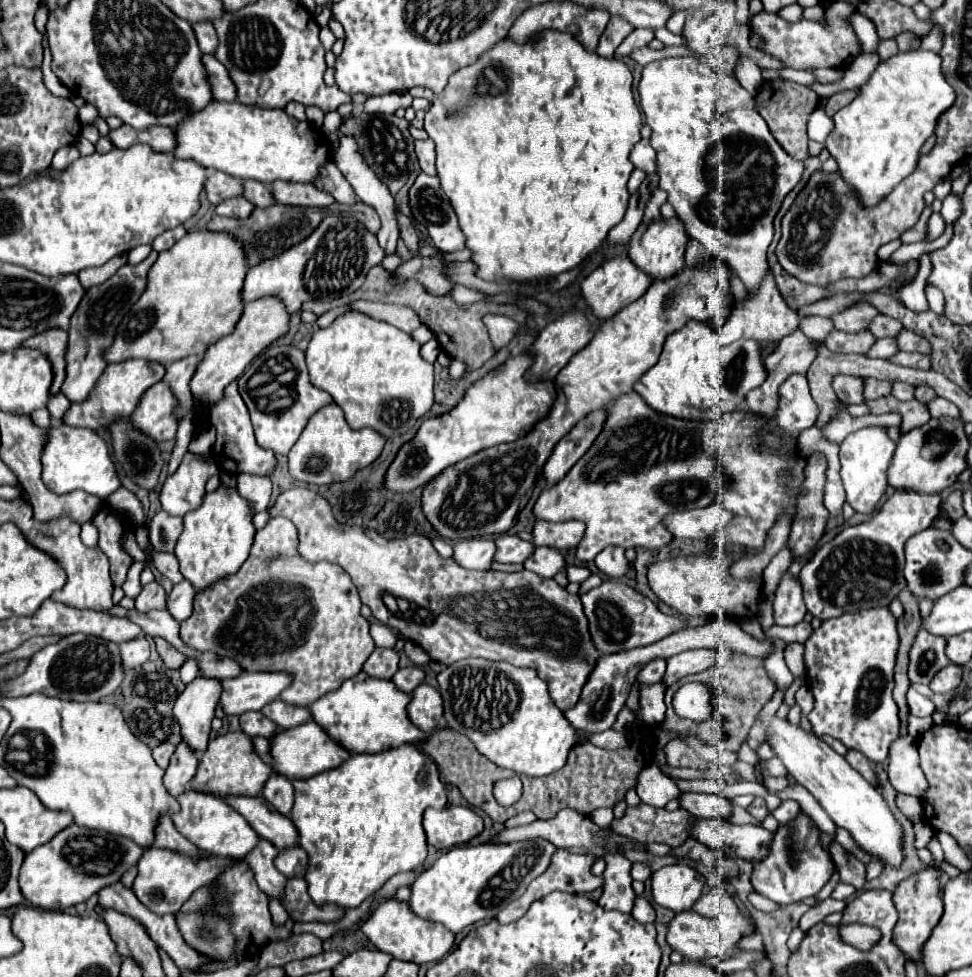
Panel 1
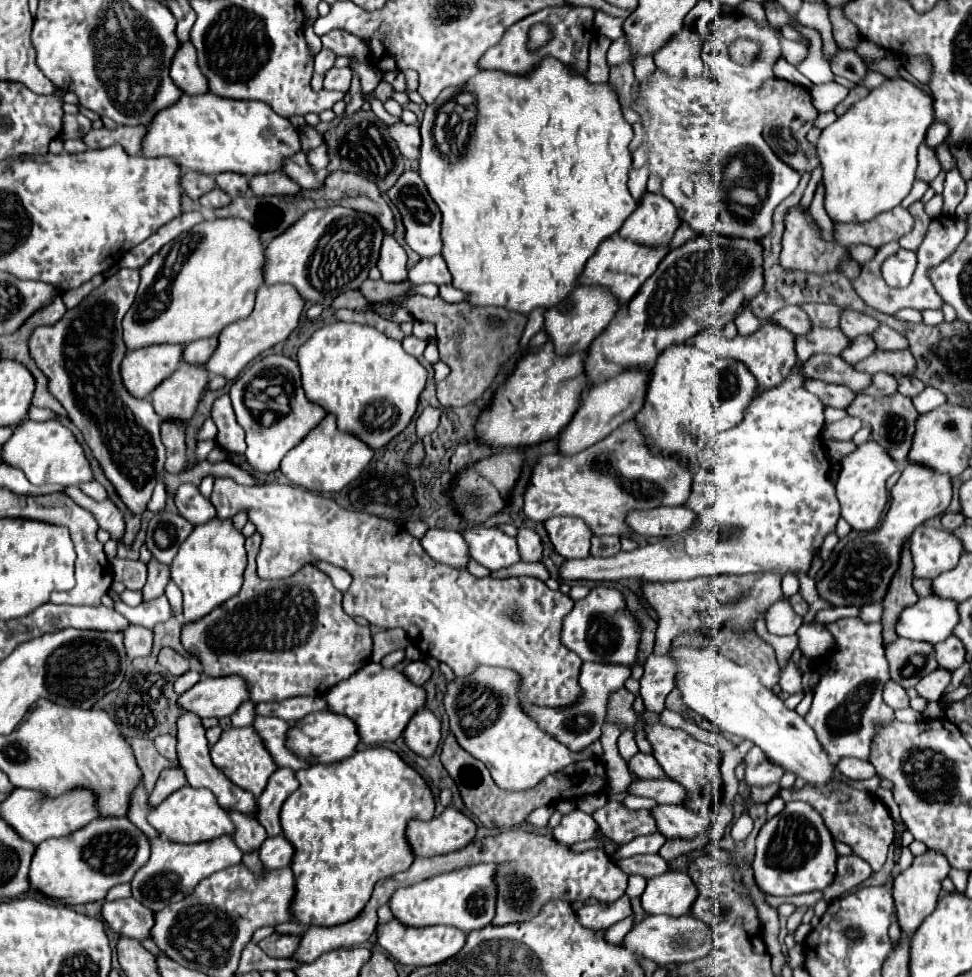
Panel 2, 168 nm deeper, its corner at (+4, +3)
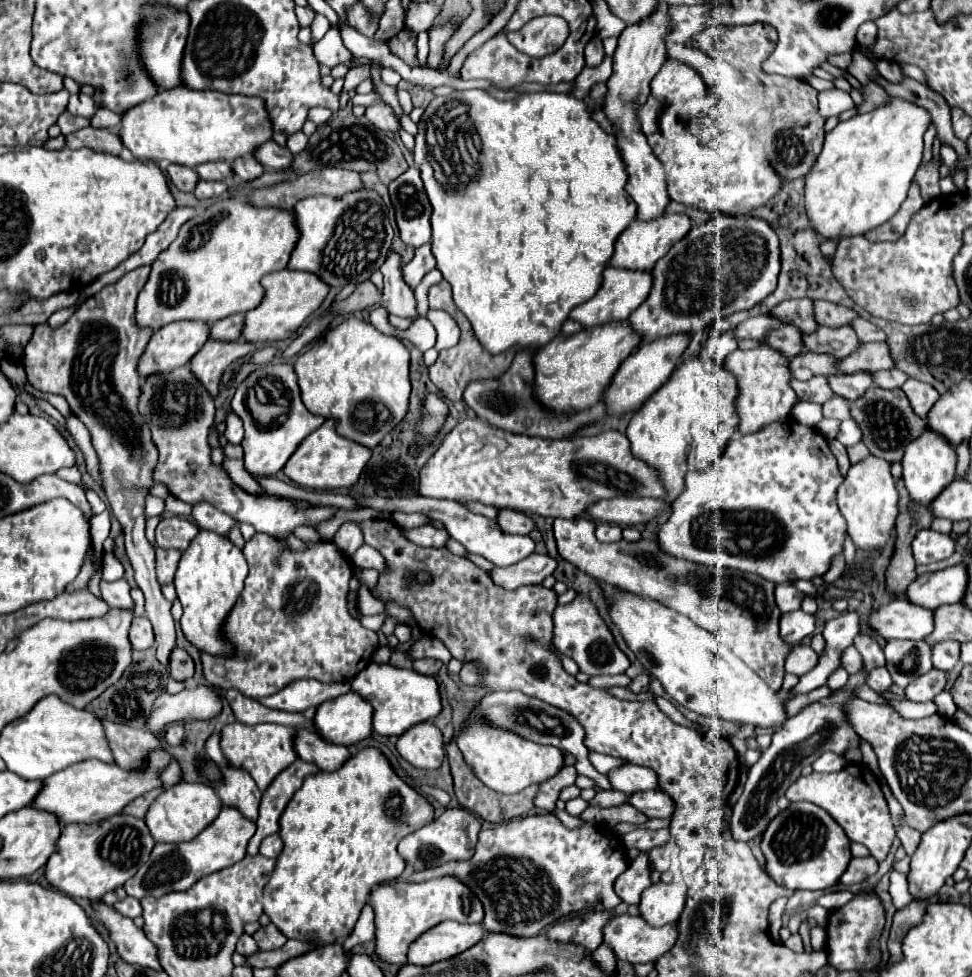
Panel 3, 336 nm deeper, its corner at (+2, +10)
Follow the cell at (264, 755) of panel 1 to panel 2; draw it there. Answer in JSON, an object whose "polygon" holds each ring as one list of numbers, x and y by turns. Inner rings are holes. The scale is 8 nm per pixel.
{"polygon":[[368,748,364,752,356,752,354,756,342,760,342,762,334,762,334,764,314,764,302,772,296,772,298,776,298,782,300,782,300,788,284,802,282,806,282,812,280,812,280,824,282,824,282,834,286,840,290,840,290,844,294,846,294,856,292,856,292,872,294,872,294,888,296,888,296,894,294,894,294,900,290,904,290,914,296,922,304,924,304,926,310,926,310,924,316,924,316,926,338,926,338,924,344,924,344,922,350,922,354,920,362,908,366,906,366,902,370,900,370,894,374,890,374,884,382,878,390,878,398,872,404,872,406,868,410,868,410,864,414,862,414,856,410,852,410,846,406,844,406,838,404,838,404,830,406,830,406,824,412,820,412,818,418,818,418,820,430,820,434,816,434,796,428,788,428,784,422,780,422,776,412,770,408,764,402,762,402,758,388,750,388,748]]}

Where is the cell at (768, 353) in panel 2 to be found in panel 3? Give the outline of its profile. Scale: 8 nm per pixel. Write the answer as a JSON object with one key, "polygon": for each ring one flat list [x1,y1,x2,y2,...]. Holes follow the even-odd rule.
{"polygon":[[758,343,752,349,734,349,728,357,724,367,730,369,738,379,738,415,740,415,740,433,754,433,760,427,782,421,788,417,792,405,796,403,796,393,790,387,792,373,788,369,788,359,778,349,770,345]]}

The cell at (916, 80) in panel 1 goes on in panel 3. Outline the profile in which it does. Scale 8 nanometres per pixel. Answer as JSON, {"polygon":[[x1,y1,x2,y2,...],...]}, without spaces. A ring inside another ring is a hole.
{"polygon":[[890,97,886,105,840,121,826,133,818,161,806,177,806,213,814,231,824,239,840,239,886,223,908,195,930,123,918,105]]}

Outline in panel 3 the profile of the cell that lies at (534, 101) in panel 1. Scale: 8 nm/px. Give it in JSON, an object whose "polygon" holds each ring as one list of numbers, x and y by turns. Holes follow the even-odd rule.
{"polygon":[[470,89,452,91,446,97,434,97,418,123,414,163,420,169,424,189,434,209,432,253,438,261,438,269,442,271,444,279,452,285,456,307,468,317,476,339,490,353,502,353,512,345,518,345,520,349,524,347,538,349,546,345,552,337,556,337,562,323,568,319,568,313,576,305,588,301,598,291,602,283,602,271,614,253,614,241,636,215,636,203,626,195,624,189,628,183,628,175,624,159,620,157,620,149,616,147,616,137,602,131,602,127,592,119,590,107,570,93,538,91,518,95,518,99,512,101,498,101,496,97,482,89]]}

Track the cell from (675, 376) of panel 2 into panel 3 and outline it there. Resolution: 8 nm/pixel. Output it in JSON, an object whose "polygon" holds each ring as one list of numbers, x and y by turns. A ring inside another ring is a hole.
{"polygon":[[690,355,682,359,670,379,632,417,626,429,632,453,660,471,668,491,666,501,674,501,684,491,684,475,688,471,704,471,720,457,726,443,738,435,732,401,736,401,736,379,732,373,718,367,712,359,702,361,698,355]]}

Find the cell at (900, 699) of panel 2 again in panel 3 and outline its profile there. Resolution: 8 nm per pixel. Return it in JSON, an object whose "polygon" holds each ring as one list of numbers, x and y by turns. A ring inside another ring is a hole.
{"polygon":[[884,667,872,669,870,675,868,675,868,687,872,687,872,689,878,691,878,693,890,691,890,687,892,687,892,677,890,677,890,673,888,673]]}

